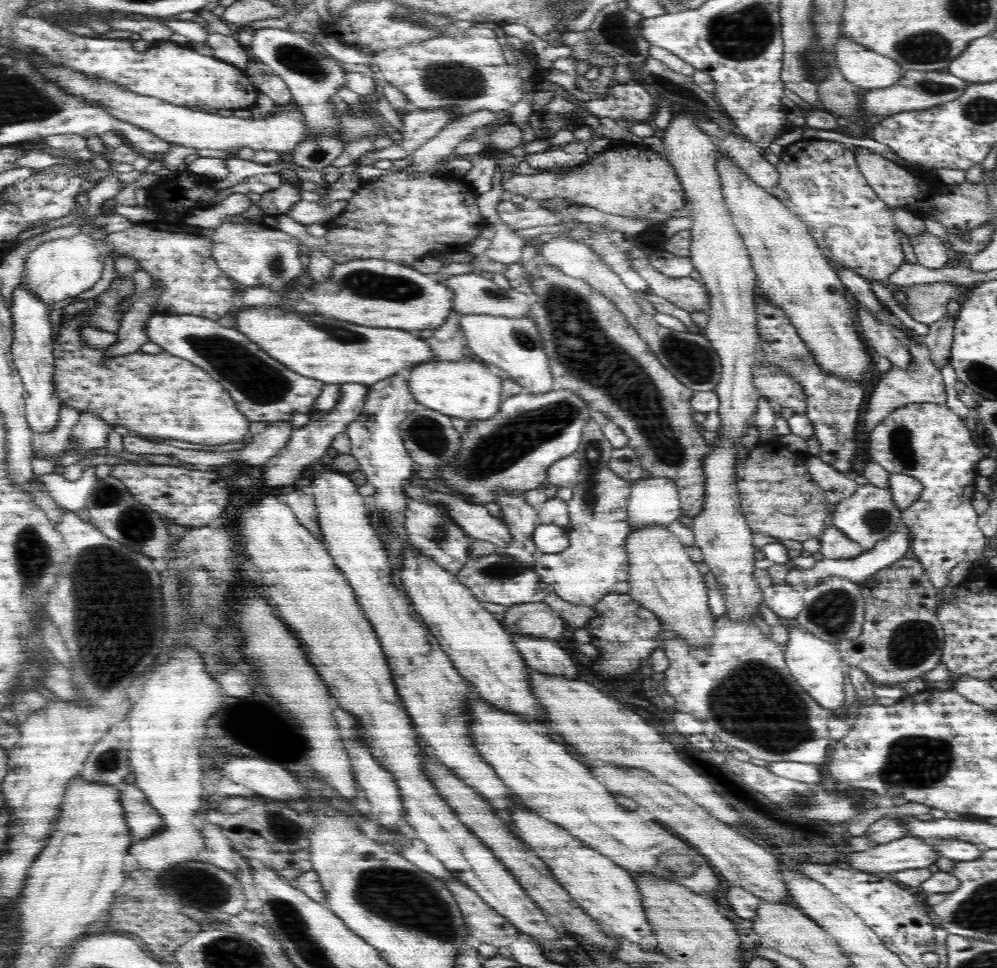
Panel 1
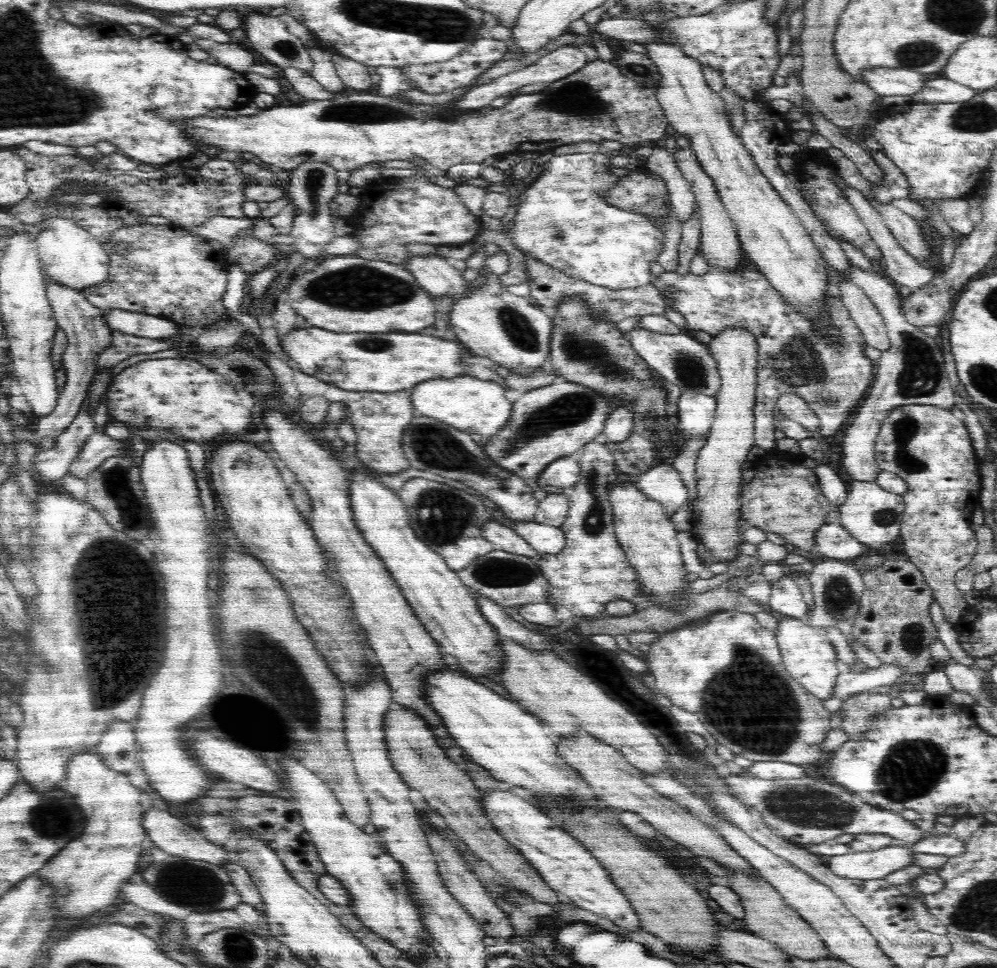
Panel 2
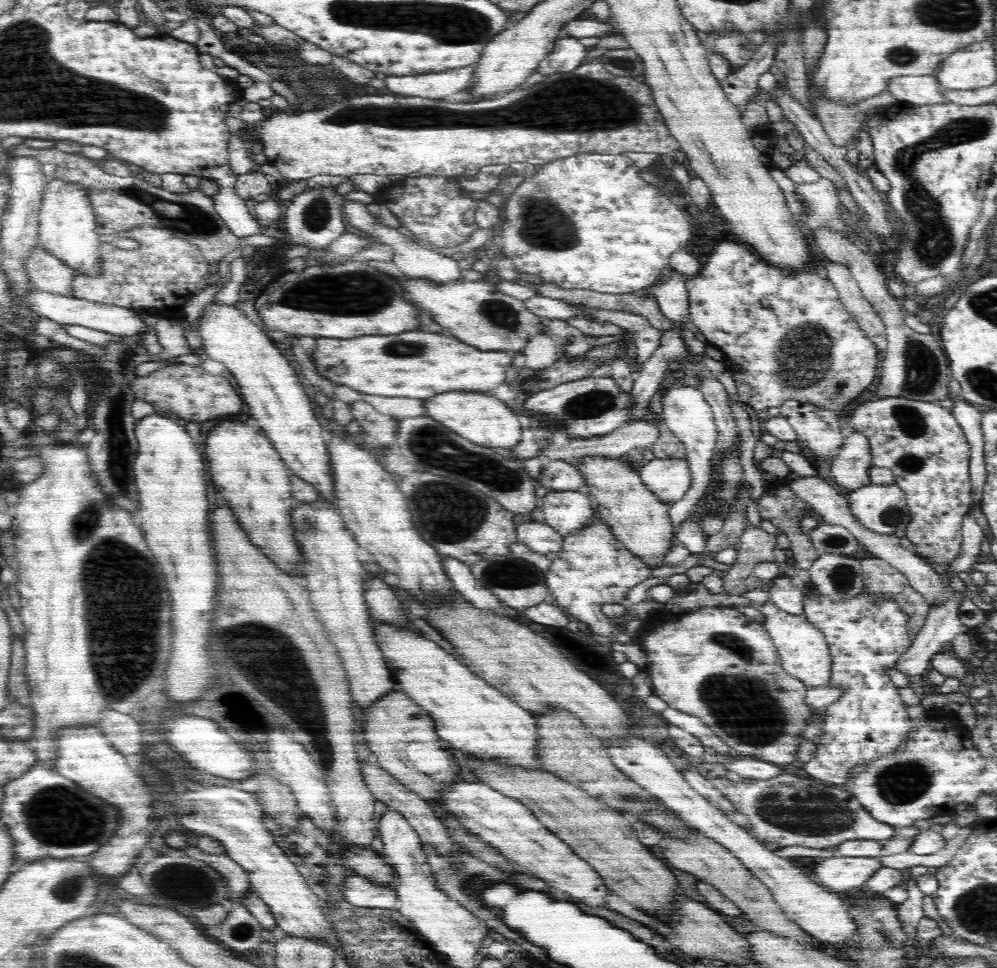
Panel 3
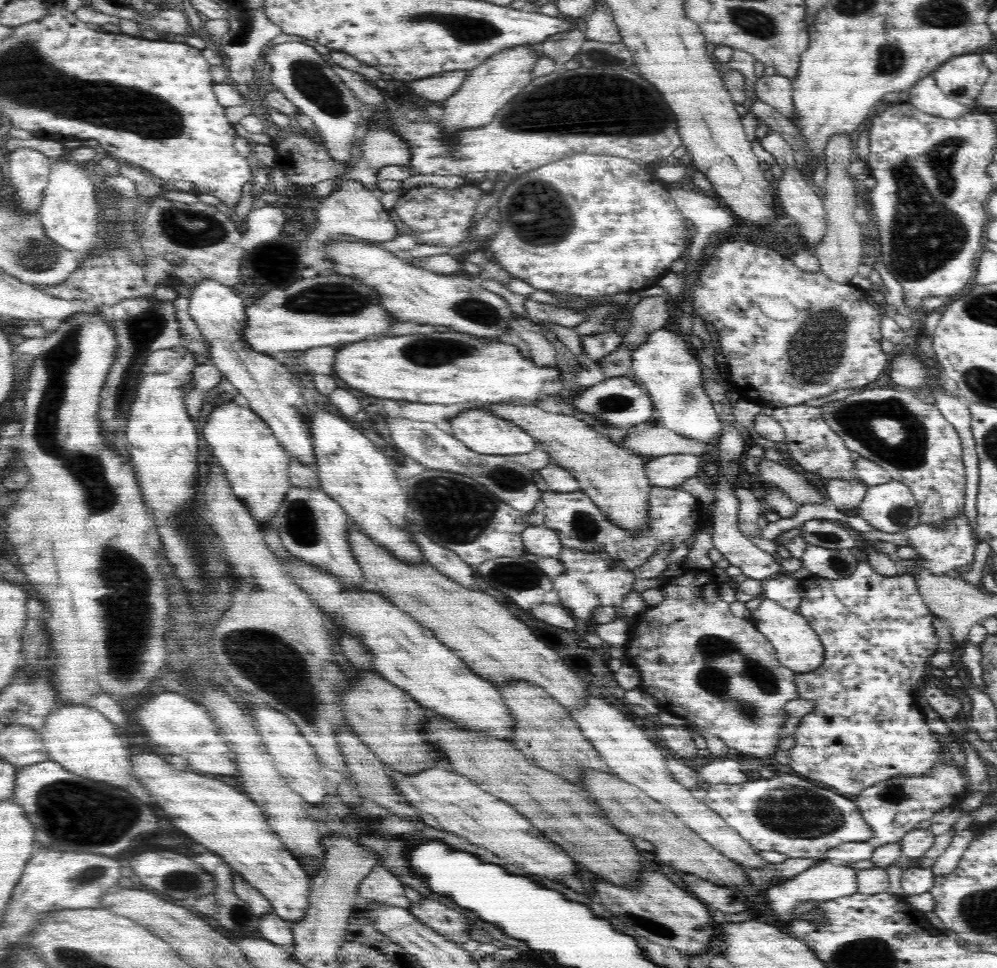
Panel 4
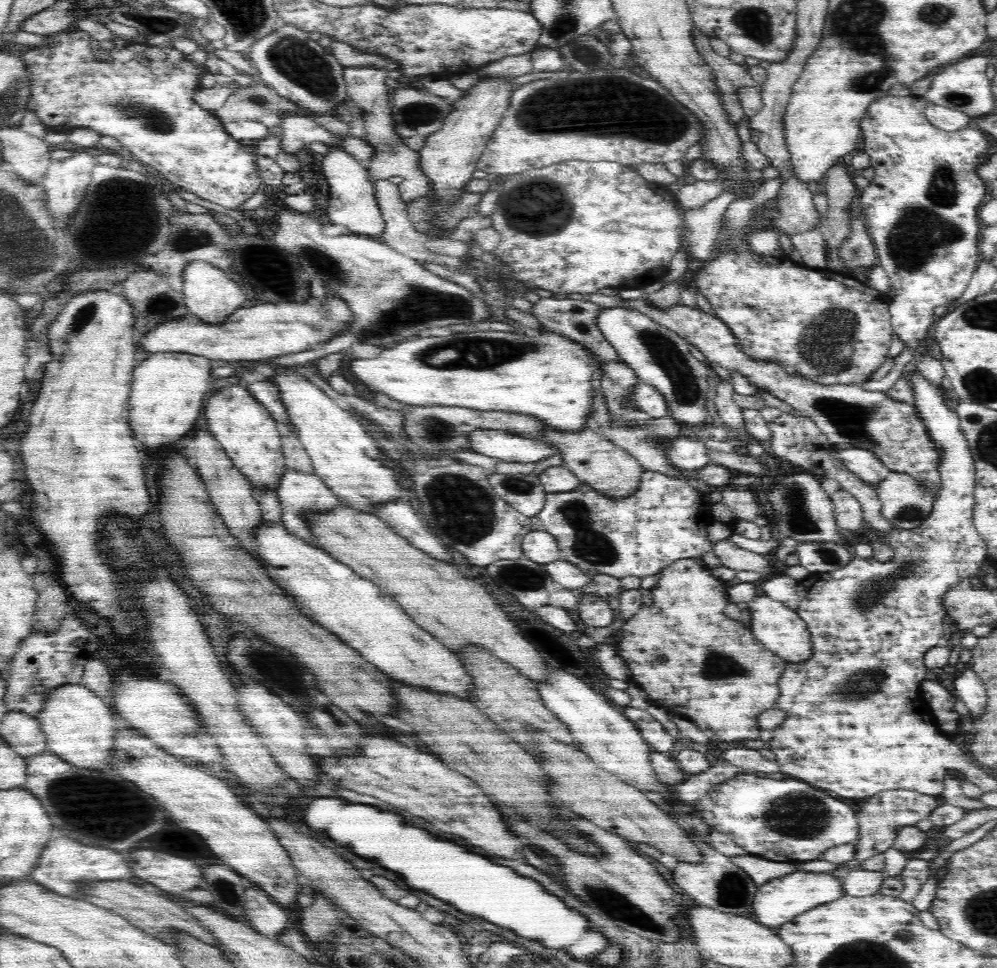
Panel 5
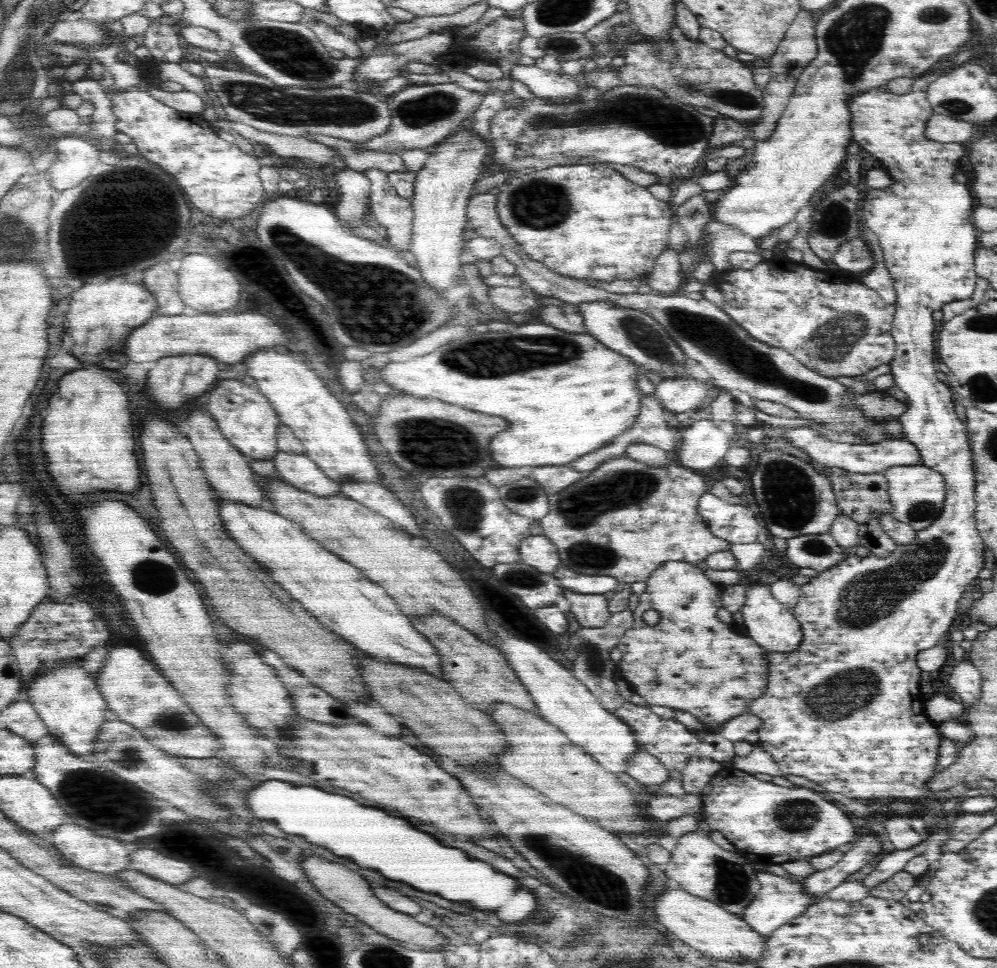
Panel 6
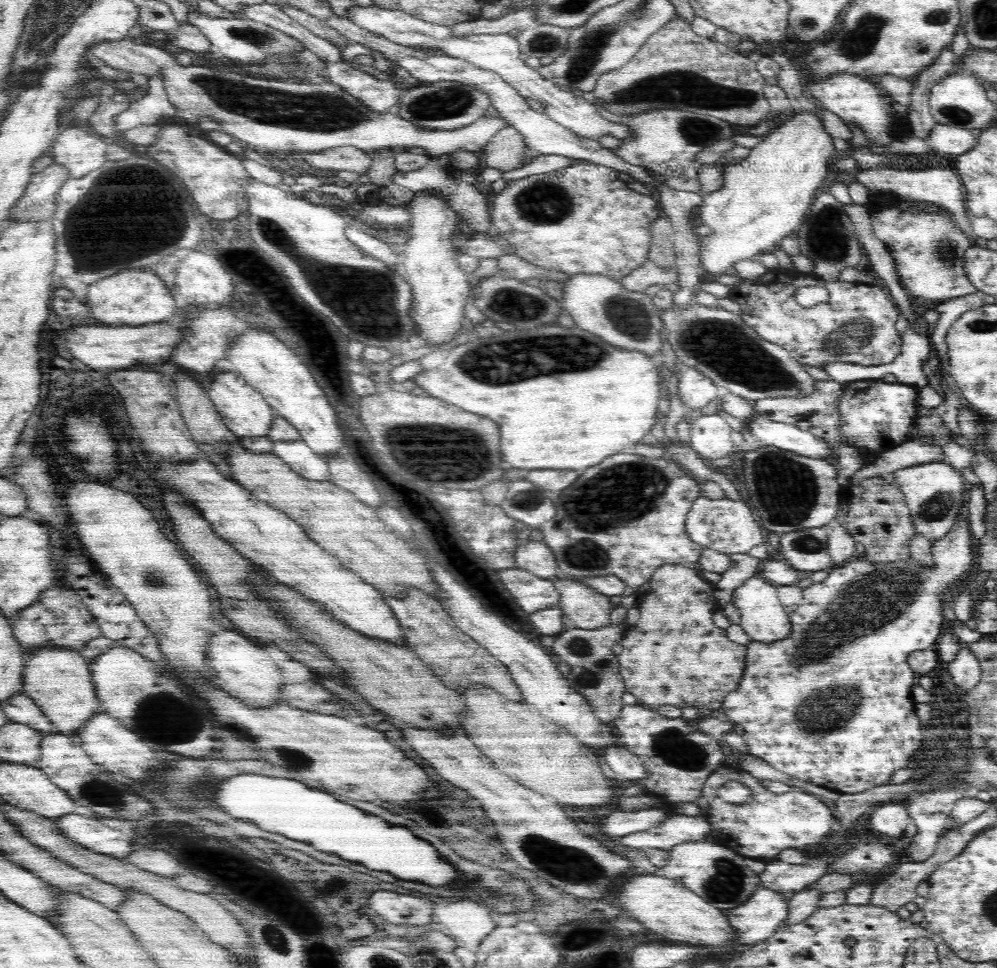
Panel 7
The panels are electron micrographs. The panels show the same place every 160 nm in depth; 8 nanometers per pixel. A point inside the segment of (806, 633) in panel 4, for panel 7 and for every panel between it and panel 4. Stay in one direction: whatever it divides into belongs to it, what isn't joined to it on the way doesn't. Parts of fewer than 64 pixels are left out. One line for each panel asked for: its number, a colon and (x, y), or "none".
5: (780, 629)
6: (772, 625)
7: (763, 617)

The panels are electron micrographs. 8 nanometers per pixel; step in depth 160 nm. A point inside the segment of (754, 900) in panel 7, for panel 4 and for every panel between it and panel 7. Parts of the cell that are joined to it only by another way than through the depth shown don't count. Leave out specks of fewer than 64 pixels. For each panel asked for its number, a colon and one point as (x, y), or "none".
4: (825, 881)
5: (776, 902)
6: (779, 900)

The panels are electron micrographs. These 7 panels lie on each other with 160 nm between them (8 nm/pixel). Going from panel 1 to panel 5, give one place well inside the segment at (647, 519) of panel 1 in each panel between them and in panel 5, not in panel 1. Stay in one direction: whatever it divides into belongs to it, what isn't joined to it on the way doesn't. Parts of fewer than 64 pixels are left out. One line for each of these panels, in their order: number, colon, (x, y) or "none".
2: (662, 483)
3: (669, 479)
4: (670, 471)
5: (684, 453)

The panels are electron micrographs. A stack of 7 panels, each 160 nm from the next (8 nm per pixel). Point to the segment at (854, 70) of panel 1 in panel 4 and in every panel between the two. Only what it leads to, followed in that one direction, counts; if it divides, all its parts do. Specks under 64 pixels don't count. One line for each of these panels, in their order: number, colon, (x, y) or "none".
2: (884, 81)
3: (921, 90)
4: (925, 95)

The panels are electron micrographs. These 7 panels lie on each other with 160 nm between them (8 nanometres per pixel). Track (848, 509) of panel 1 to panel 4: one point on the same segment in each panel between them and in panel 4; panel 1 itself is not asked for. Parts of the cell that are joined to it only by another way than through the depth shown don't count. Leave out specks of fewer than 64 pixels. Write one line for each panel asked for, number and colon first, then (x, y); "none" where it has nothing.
2: (872, 515)
3: (883, 509)
4: (891, 508)

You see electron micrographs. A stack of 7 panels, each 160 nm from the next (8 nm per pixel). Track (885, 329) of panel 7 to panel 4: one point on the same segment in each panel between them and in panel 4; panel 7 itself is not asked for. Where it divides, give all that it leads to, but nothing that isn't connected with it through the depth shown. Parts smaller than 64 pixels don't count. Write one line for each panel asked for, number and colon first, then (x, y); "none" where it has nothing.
4: (787, 336)
5: (827, 326)
6: (837, 327)

